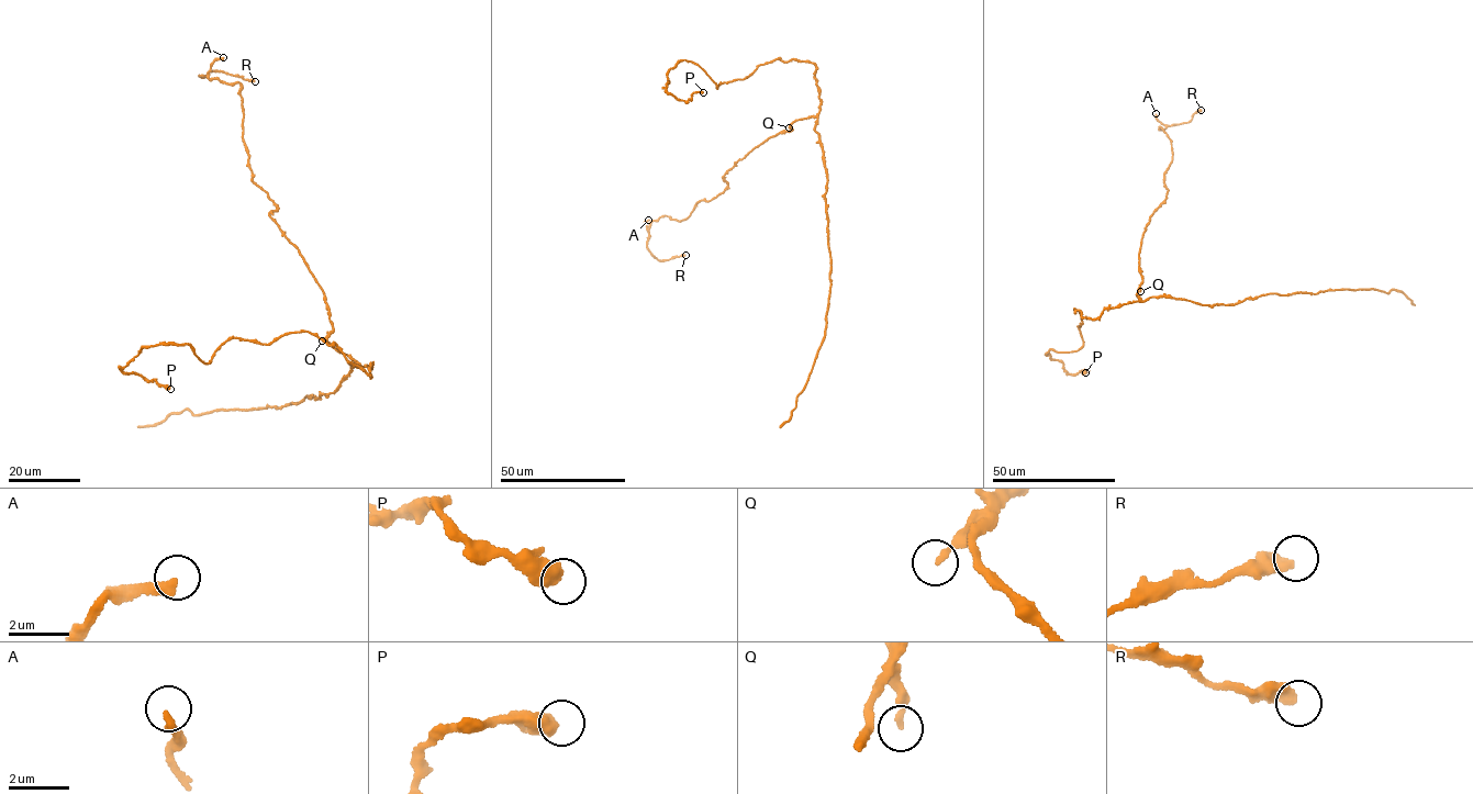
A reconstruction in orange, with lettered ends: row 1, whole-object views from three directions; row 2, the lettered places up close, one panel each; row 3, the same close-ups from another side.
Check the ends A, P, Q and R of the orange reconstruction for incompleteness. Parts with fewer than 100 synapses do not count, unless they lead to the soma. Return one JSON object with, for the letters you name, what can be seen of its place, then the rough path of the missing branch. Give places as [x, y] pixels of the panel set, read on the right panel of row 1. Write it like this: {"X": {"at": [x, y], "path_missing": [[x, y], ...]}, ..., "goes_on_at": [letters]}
{"goes_on_at": []}

